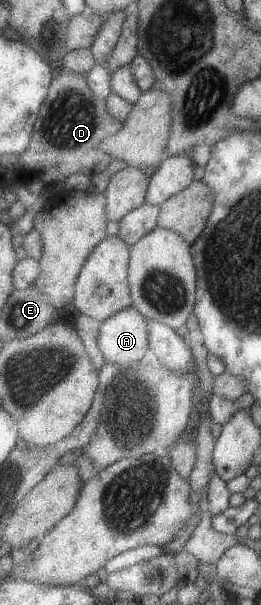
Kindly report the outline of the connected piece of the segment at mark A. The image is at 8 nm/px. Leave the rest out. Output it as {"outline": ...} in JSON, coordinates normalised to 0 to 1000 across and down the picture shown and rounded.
{"outline":[[[517,506],[395,532],[375,567],[406,598],[487,608],[579,595],[571,545],[571,527]]]}

